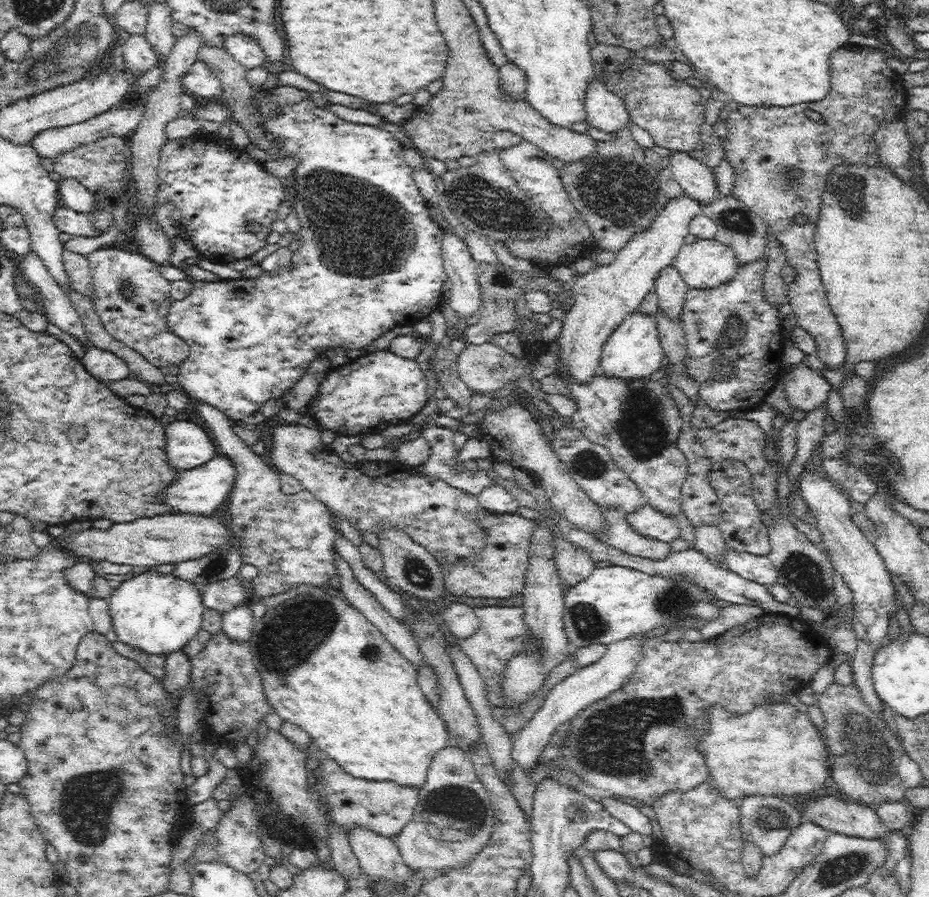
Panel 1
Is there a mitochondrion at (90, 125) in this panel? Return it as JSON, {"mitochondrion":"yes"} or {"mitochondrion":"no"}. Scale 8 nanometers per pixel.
{"mitochondrion":"no"}

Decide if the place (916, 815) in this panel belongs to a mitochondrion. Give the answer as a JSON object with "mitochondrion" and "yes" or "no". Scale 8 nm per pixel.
{"mitochondrion":"no"}

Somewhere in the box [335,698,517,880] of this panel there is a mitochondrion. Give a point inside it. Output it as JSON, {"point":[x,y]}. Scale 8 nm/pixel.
{"point":[456,802]}

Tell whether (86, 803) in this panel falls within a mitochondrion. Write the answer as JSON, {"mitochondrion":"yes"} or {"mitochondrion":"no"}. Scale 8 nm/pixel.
{"mitochondrion":"yes"}

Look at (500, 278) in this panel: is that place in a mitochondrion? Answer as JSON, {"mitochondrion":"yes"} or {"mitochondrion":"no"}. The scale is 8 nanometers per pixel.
{"mitochondrion":"yes"}

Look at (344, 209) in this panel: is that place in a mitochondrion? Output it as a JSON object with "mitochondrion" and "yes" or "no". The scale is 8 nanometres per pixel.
{"mitochondrion":"yes"}

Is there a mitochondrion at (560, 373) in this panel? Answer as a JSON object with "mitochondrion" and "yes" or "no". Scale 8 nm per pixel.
{"mitochondrion":"no"}

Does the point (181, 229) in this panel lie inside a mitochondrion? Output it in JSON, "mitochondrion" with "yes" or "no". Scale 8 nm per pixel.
{"mitochondrion":"no"}

